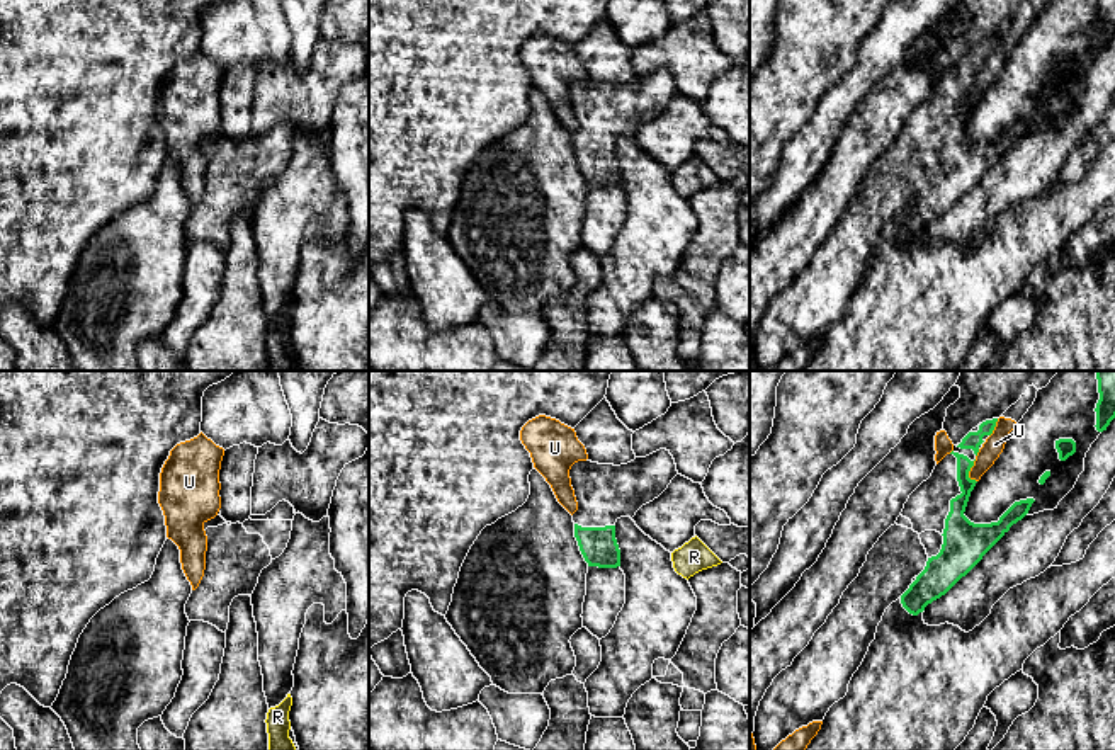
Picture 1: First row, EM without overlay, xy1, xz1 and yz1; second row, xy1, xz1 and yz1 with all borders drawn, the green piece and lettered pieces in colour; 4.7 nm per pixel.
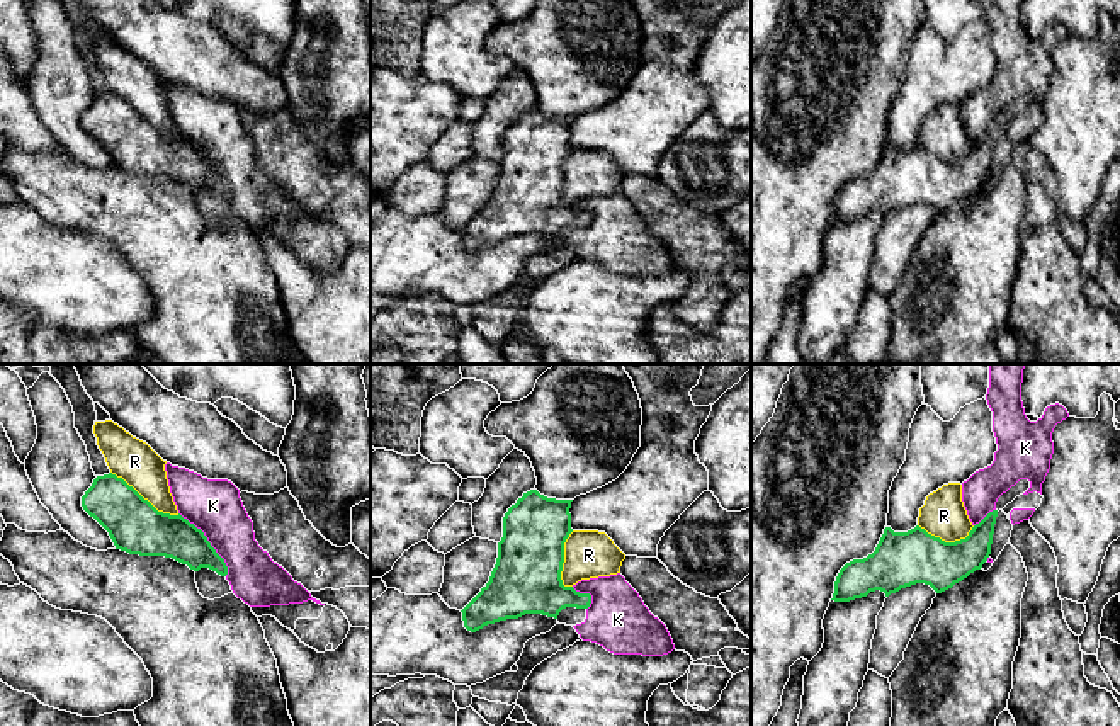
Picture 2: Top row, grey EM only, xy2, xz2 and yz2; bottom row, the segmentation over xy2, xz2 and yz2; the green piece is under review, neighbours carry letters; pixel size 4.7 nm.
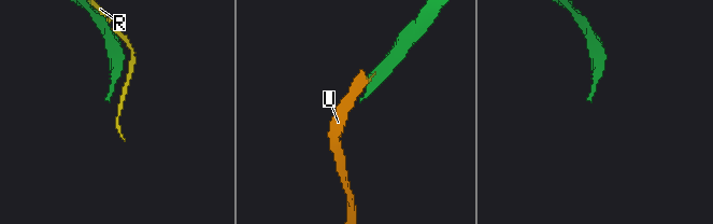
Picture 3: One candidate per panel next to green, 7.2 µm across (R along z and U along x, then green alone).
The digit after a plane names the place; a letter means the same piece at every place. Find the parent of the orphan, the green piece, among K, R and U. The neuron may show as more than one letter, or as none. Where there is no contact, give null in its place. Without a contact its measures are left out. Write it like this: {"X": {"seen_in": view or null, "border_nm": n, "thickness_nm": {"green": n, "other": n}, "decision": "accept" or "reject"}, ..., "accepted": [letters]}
{"K": {"seen_in": "xy2", "border_nm": 380, "thickness_nm": {"green": 200, "other": 260}, "decision": "reject"}, "R": {"seen_in": "xy2", "border_nm": 380, "thickness_nm": {"green": 260, "other": 200}, "decision": "reject"}, "U": {"seen_in": "yz1", "border_nm": 110, "thickness_nm": {"green": 100, "other": 90}, "decision": "reject"}, "accepted": []}

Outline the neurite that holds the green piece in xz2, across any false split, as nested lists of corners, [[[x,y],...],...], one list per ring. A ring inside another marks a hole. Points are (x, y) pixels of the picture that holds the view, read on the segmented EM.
[[[530,490],[508,508],[503,517],[503,537],[498,542],[498,558],[489,581],[461,610],[467,631],[476,632],[488,624],[518,619],[525,614],[542,614],[557,619],[566,607],[590,607],[590,593],[580,593],[573,587],[564,587],[561,580],[564,542],[573,532],[571,502],[547,498],[537,490]]]

